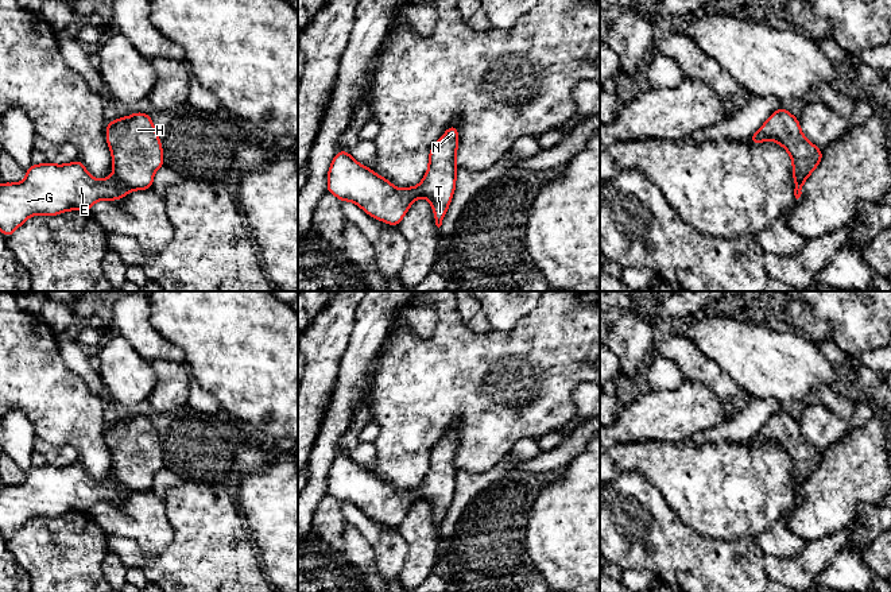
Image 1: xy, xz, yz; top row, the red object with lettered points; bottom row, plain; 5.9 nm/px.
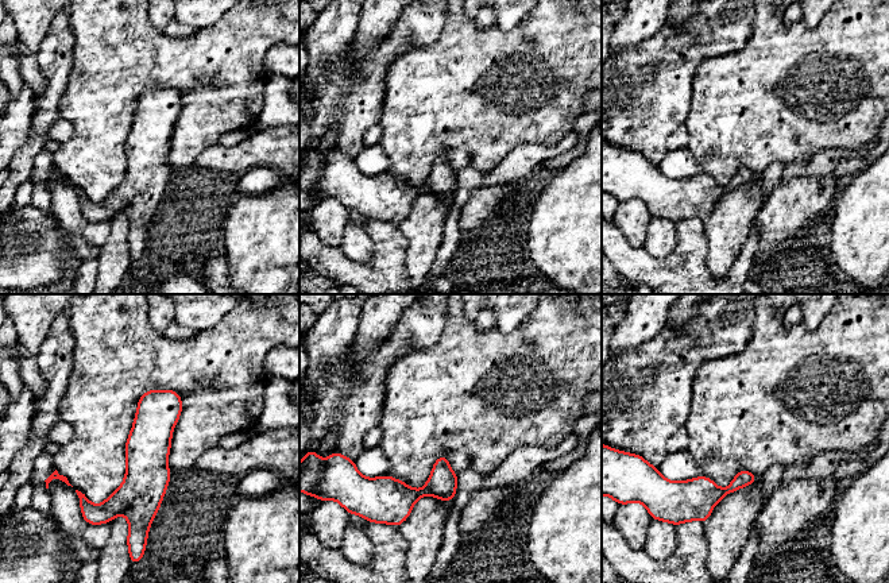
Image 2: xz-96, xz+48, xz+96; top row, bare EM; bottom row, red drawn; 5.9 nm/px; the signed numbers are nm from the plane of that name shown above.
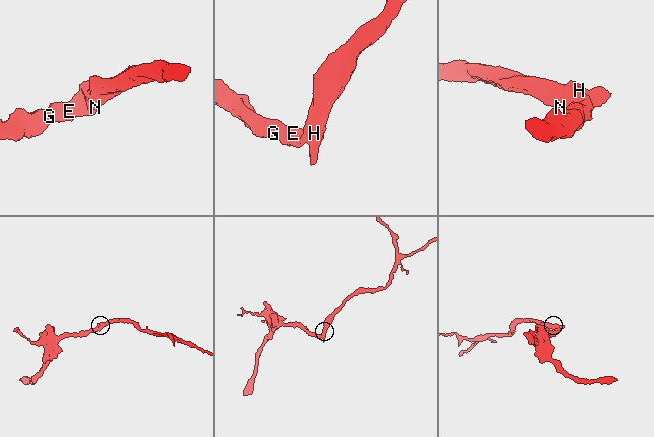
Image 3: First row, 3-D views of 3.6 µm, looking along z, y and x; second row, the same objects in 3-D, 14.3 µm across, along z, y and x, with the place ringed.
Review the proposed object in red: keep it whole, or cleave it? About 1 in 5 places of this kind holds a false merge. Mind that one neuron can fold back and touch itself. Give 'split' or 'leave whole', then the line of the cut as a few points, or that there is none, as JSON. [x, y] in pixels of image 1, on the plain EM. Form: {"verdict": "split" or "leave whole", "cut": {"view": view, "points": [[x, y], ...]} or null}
{"verdict": "leave whole", "cut": null}

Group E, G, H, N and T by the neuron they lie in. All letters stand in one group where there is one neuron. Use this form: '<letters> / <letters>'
E G H N T

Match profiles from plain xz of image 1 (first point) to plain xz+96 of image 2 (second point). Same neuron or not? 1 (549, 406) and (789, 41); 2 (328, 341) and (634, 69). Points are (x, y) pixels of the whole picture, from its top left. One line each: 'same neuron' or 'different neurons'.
1: same neuron
2: different neurons

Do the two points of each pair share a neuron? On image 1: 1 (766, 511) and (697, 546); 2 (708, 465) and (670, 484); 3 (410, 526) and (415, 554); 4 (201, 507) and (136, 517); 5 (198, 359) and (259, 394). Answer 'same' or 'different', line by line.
1: different
2: same
3: same
4: different
5: same

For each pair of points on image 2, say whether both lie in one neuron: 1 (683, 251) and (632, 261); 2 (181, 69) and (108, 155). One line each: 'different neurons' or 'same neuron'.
1: same neuron
2: same neuron

